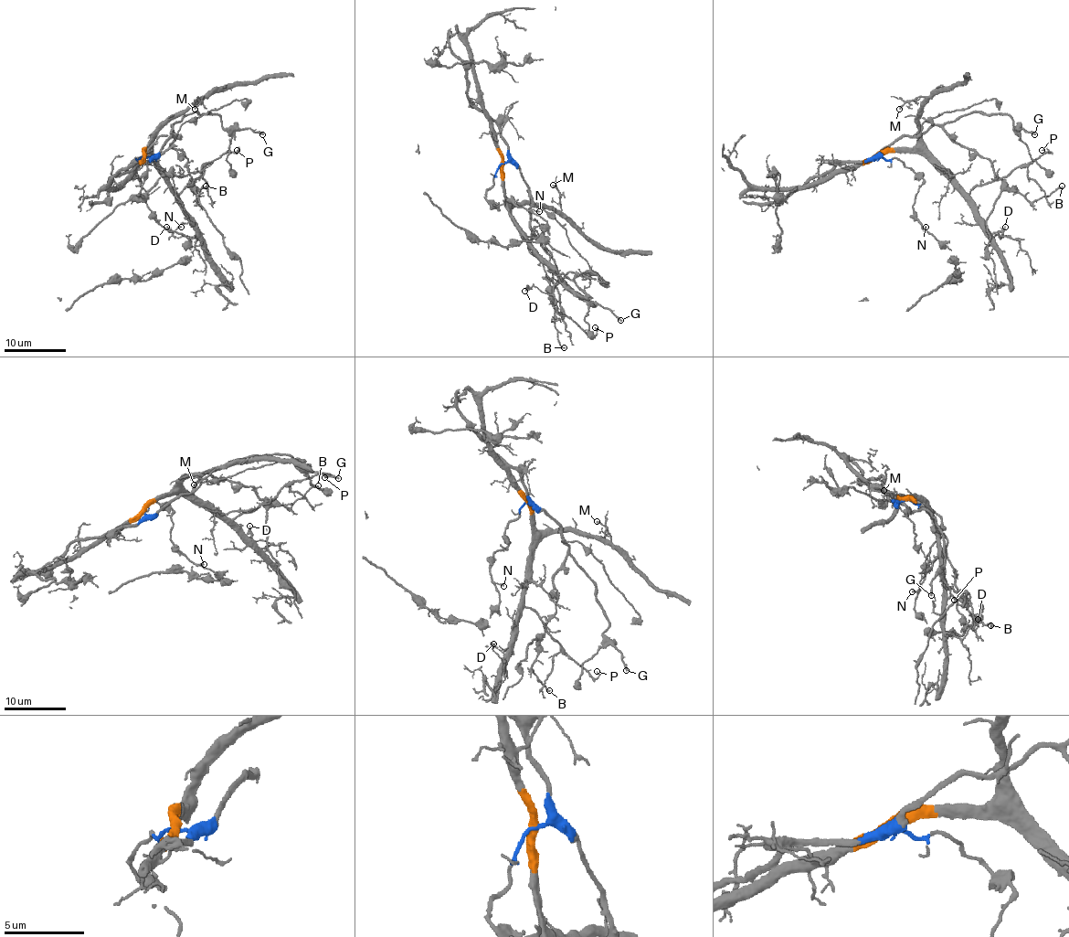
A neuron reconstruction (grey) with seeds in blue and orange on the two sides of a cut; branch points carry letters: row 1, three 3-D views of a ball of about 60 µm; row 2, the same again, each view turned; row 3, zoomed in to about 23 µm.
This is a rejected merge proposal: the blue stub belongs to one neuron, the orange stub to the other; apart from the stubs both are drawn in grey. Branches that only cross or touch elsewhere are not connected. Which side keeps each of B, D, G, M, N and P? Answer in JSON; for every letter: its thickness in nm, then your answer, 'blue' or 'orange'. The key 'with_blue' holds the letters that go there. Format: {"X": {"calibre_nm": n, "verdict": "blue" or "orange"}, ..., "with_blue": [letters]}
{"B": {"calibre_nm": 200, "verdict": "blue"}, "D": {"calibre_nm": 200, "verdict": "orange"}, "G": {"calibre_nm": 240, "verdict": "blue"}, "M": {"calibre_nm": 200, "verdict": "orange"}, "N": {"calibre_nm": 170, "verdict": "blue"}, "P": {"calibre_nm": 110, "verdict": "orange"}, "with_blue": ["B", "G", "N"]}

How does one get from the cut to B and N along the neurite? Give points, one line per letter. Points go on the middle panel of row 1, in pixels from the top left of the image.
B: (502, 163), (513, 163), (531, 190), (529, 250), (546, 273), (556, 339), (565, 348)
N: (502, 163), (494, 184), (486, 192), (486, 197), (499, 207), (506, 197), (520, 207), (540, 212)

